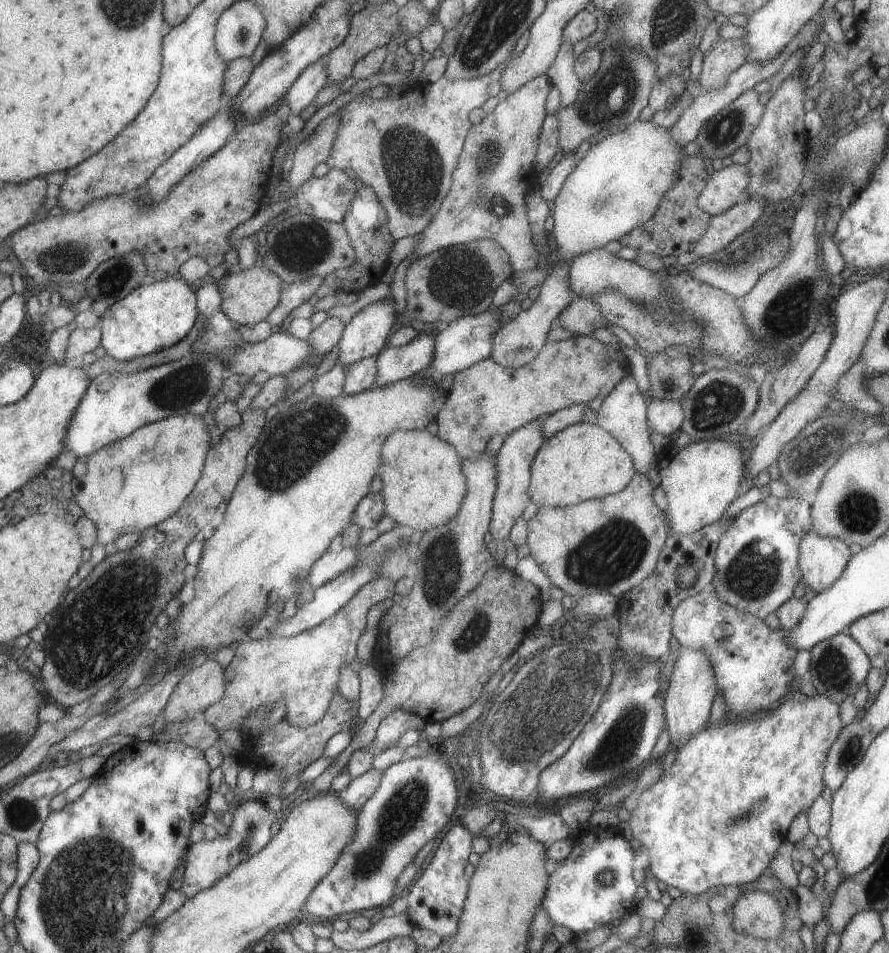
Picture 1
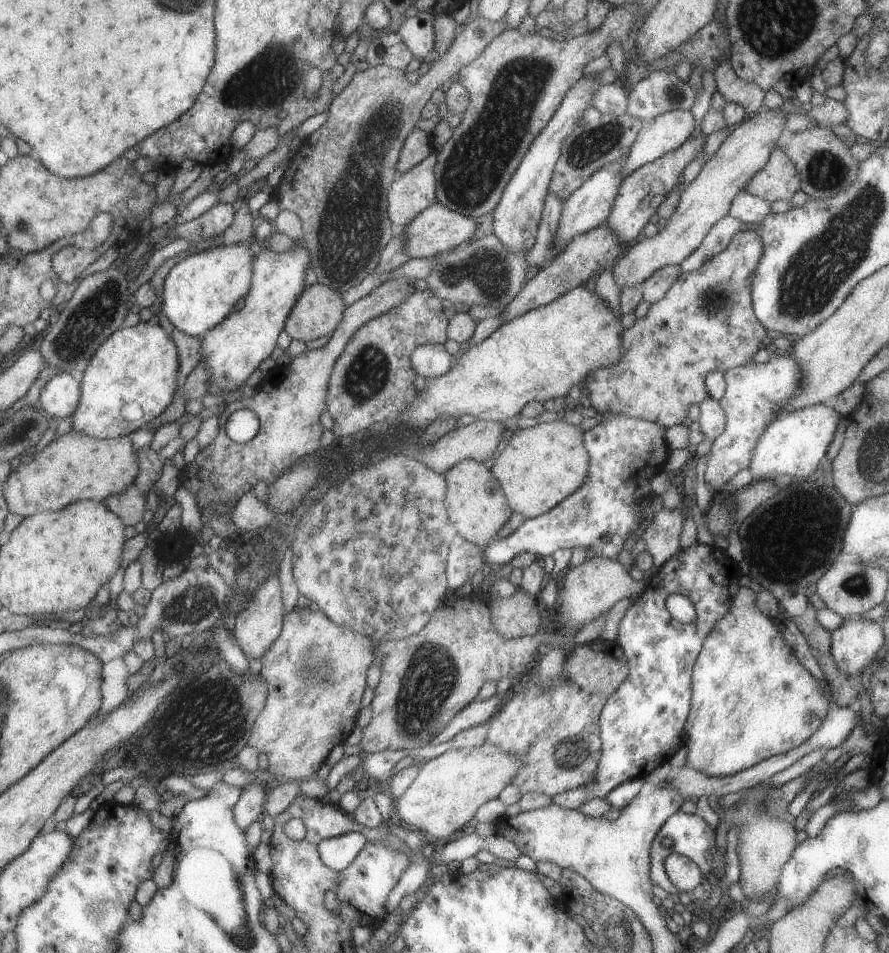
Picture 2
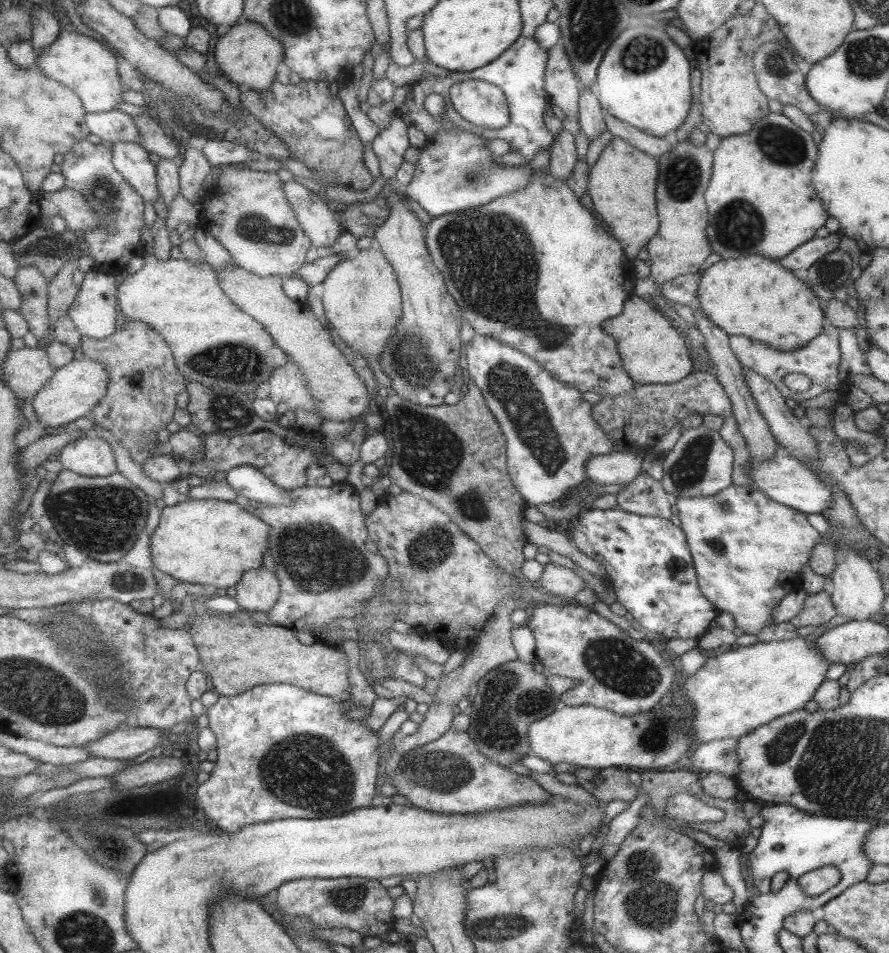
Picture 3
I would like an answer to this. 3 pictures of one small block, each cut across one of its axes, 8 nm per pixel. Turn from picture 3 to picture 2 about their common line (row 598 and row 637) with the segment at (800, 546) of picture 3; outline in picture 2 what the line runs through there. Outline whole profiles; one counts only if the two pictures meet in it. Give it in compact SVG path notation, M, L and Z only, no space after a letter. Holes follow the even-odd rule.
M738 586L730 600L729 610L727 610L727 613L722 618L719 618L715 622L713 630L703 640L701 650L699 650L699 654L697 654L695 664L693 664L693 669L691 670L690 708L684 727L684 734L686 736L685 744L687 747L687 759L684 765L697 770L699 773L703 772L705 776L713 776L713 778L733 776L737 772L751 768L757 762L762 762L775 755L784 754L796 748L799 744L803 743L803 740L807 740L809 736L812 736L813 732L821 726L821 722L823 722L823 718L825 718L825 714L829 710L829 702L827 702L827 696L825 696L823 688L819 686L818 681L793 656L790 645L783 640L781 632L775 626L775 619L765 616L755 607L756 596L757 594L751 588Z

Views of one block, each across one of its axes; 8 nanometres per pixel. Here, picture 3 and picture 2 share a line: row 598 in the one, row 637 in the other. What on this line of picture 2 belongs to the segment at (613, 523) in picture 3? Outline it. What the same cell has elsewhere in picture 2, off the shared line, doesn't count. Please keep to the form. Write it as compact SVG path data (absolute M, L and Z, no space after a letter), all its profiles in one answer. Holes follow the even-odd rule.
M694 543L689 548L673 554L663 566L654 569L642 582L637 600L629 606L618 626L615 642L625 656L627 678L605 700L599 714L601 756L597 768L593 770L593 780L585 784L589 800L607 796L613 788L627 780L645 777L668 762L685 743L684 727L690 708L691 670L703 640L713 630L715 622L729 610L730 600L738 588L741 571L741 566L736 565L725 551L714 545ZM669 594L681 594L689 598L695 610L693 622L679 624L677 620L671 618L664 604Z

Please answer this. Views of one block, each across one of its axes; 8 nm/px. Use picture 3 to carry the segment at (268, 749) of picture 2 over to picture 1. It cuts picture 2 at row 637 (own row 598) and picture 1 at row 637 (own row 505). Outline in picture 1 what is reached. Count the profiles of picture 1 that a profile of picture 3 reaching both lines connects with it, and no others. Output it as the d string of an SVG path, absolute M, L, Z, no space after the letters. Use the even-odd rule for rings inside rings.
M376 576L351 596L351 600L325 618L317 626L293 636L266 636L236 644L232 659L223 669L225 692L223 696L203 710L201 717L219 734L223 730L238 730L241 733L243 720L249 712L265 706L271 711L279 700L285 704L283 720L291 726L307 728L323 718L325 710L338 692L337 678L341 666L354 665L355 644L365 628L369 608L394 592L395 582Z

